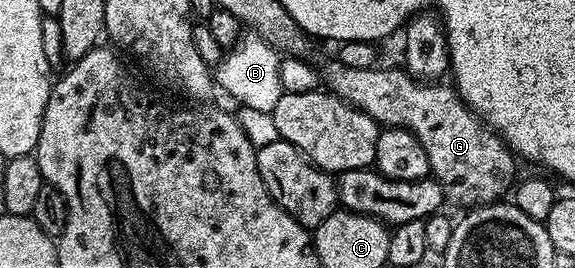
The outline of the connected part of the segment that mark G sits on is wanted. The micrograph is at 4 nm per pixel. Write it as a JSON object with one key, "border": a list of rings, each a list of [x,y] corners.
{"border":[[[330,58],[325,65],[320,65],[320,79],[324,87],[341,100],[358,108],[363,114],[376,120],[378,125],[391,128],[408,128],[415,138],[419,138],[419,146],[427,150],[427,162],[432,179],[443,190],[446,201],[451,205],[465,204],[464,206],[480,206],[491,204],[502,199],[501,196],[510,191],[513,180],[513,163],[515,157],[500,136],[476,116],[457,95],[457,89],[445,82],[422,82],[413,79],[404,67],[356,68],[347,66],[343,61]]]}

